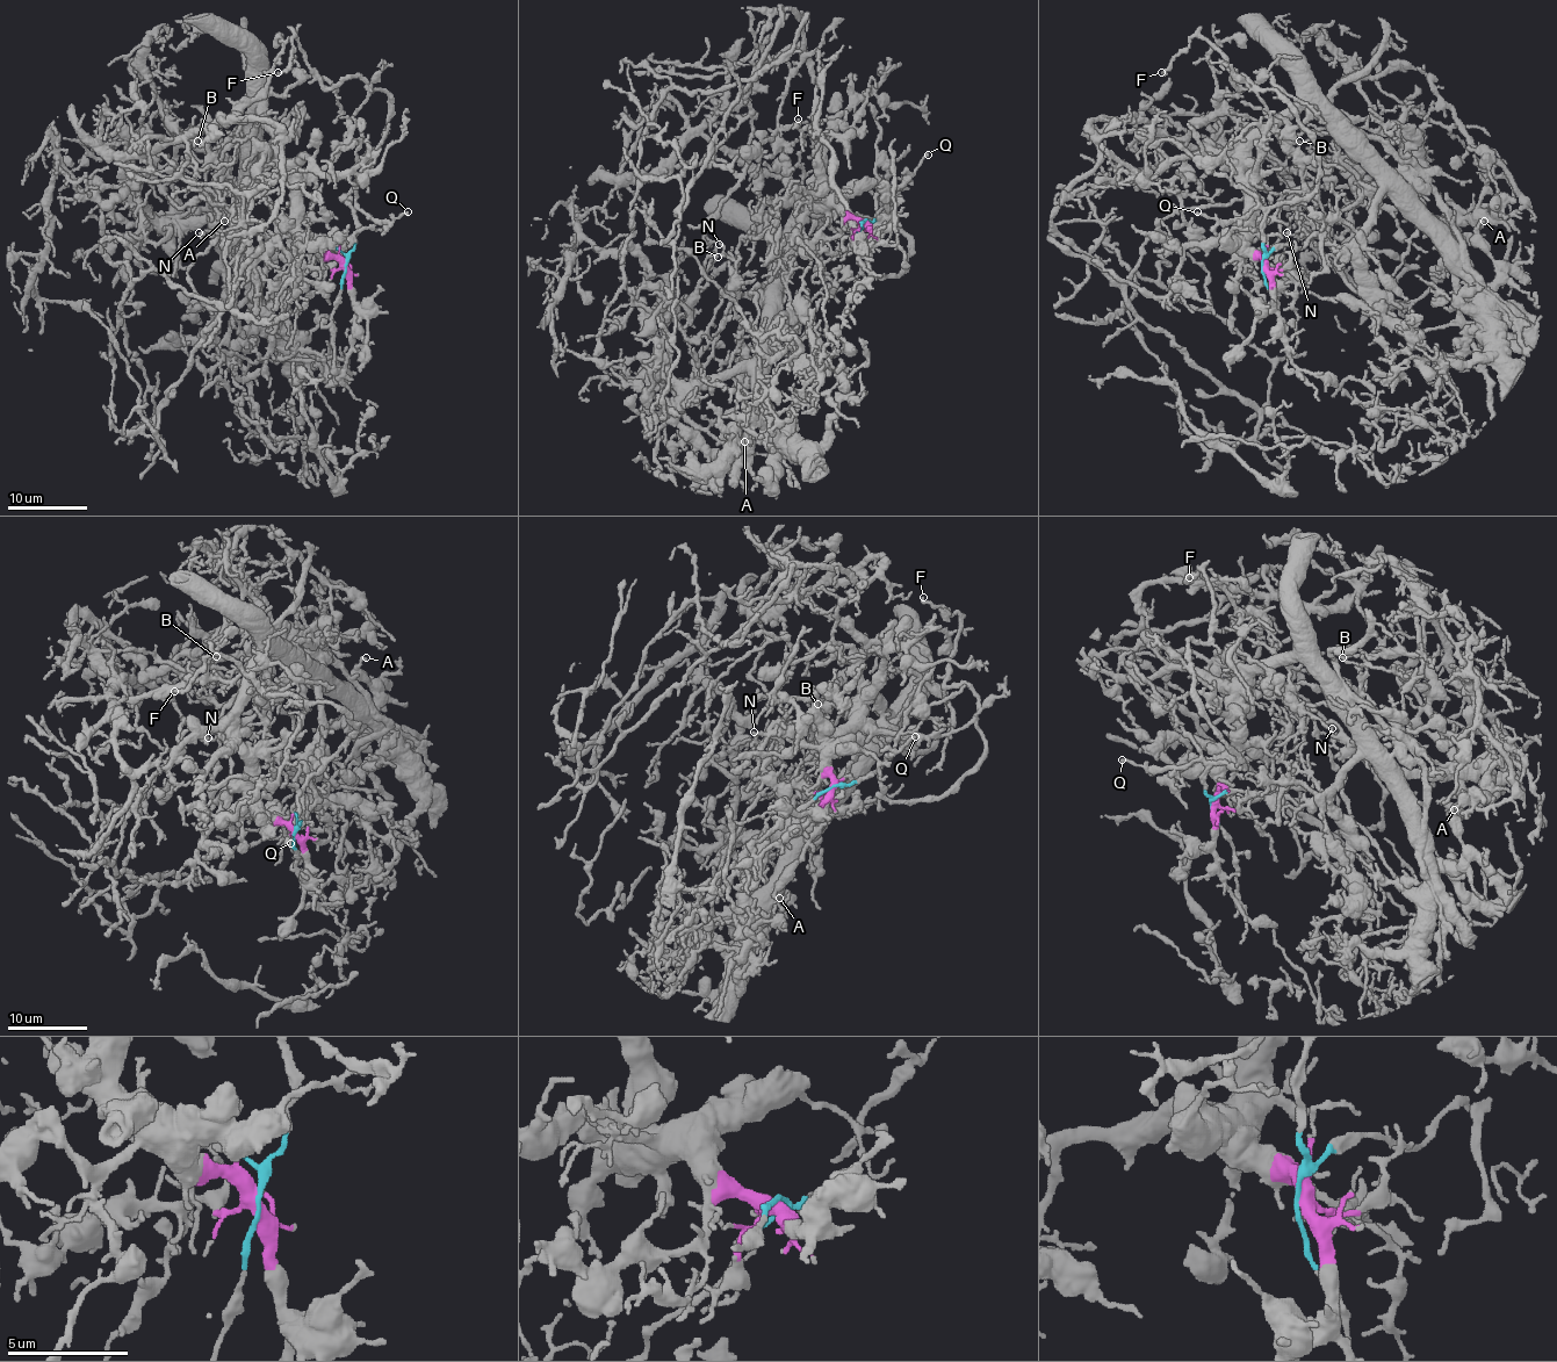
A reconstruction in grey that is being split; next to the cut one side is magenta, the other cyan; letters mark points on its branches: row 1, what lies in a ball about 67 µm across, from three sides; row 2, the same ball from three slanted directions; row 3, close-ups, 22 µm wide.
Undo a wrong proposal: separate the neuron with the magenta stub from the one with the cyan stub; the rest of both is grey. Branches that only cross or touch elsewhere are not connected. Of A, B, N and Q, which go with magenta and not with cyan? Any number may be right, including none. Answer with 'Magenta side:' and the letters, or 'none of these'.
Magenta side: A, B, N

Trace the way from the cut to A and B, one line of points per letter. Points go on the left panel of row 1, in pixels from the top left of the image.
A: (346, 266), (298, 226), (298, 193), (262, 109), (245, 264), (229, 289), (223, 221)
B: (346, 266), (298, 226), (262, 109), (251, 168), (225, 174), (217, 194), (202, 127), (164, 120), (197, 141)

